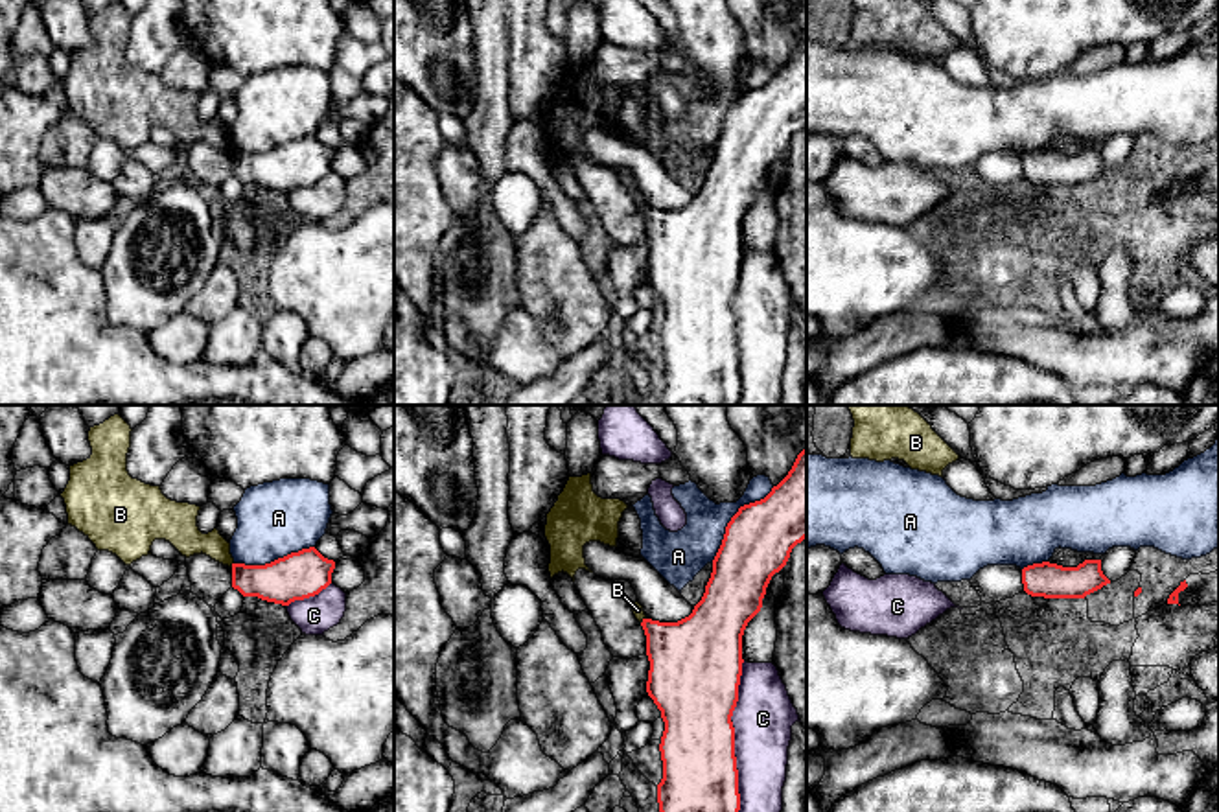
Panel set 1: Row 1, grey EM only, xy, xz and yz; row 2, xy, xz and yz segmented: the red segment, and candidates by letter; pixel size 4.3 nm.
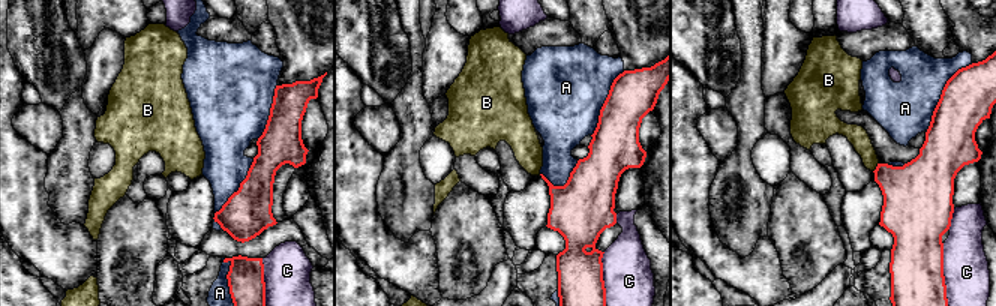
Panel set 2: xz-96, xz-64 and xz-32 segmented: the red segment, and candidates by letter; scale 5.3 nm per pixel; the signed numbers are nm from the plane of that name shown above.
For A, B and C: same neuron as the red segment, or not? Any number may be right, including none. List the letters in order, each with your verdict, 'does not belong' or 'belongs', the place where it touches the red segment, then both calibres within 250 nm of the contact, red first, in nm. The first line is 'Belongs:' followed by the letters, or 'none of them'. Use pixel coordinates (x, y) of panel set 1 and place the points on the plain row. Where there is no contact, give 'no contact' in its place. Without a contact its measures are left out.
Belongs: none of them
A: does not belong; meets red in xz at (731, 105); 300 nm thick on the red side, 200 nm on the other
B: does not belong; meets red in xz at (643, 208); 340 nm thick on the red side, 50 nm on the other
C: does not belong; meets red in xz at (733, 326); 360 nm thick on the red side, 260 nm on the other

